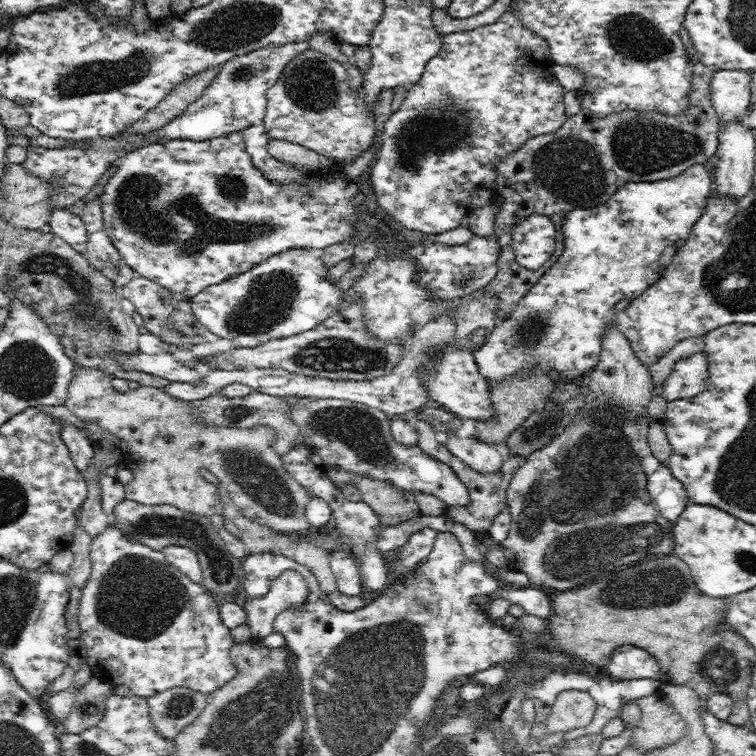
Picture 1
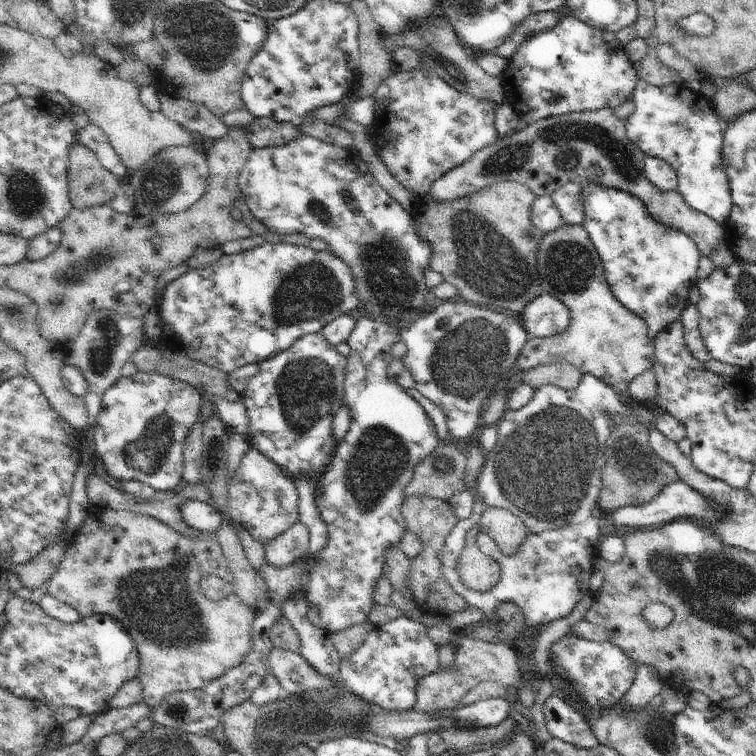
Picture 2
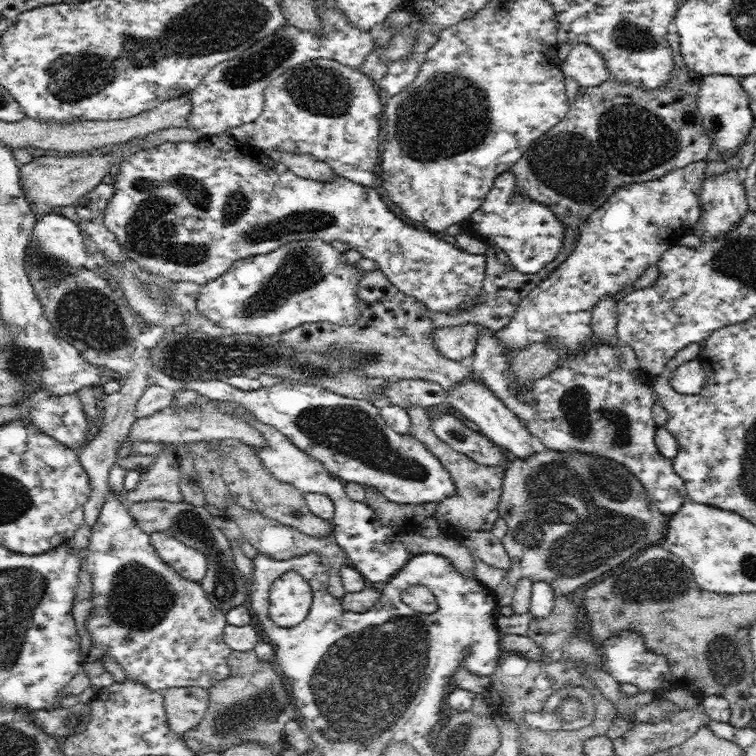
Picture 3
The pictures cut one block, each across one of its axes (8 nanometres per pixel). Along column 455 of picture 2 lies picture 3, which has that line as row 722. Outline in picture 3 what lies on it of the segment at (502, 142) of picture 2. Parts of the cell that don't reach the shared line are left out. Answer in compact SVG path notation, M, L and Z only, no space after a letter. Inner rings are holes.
M172 687L164 692L164 709L170 729L179 735L202 722L209 704L209 689Z

